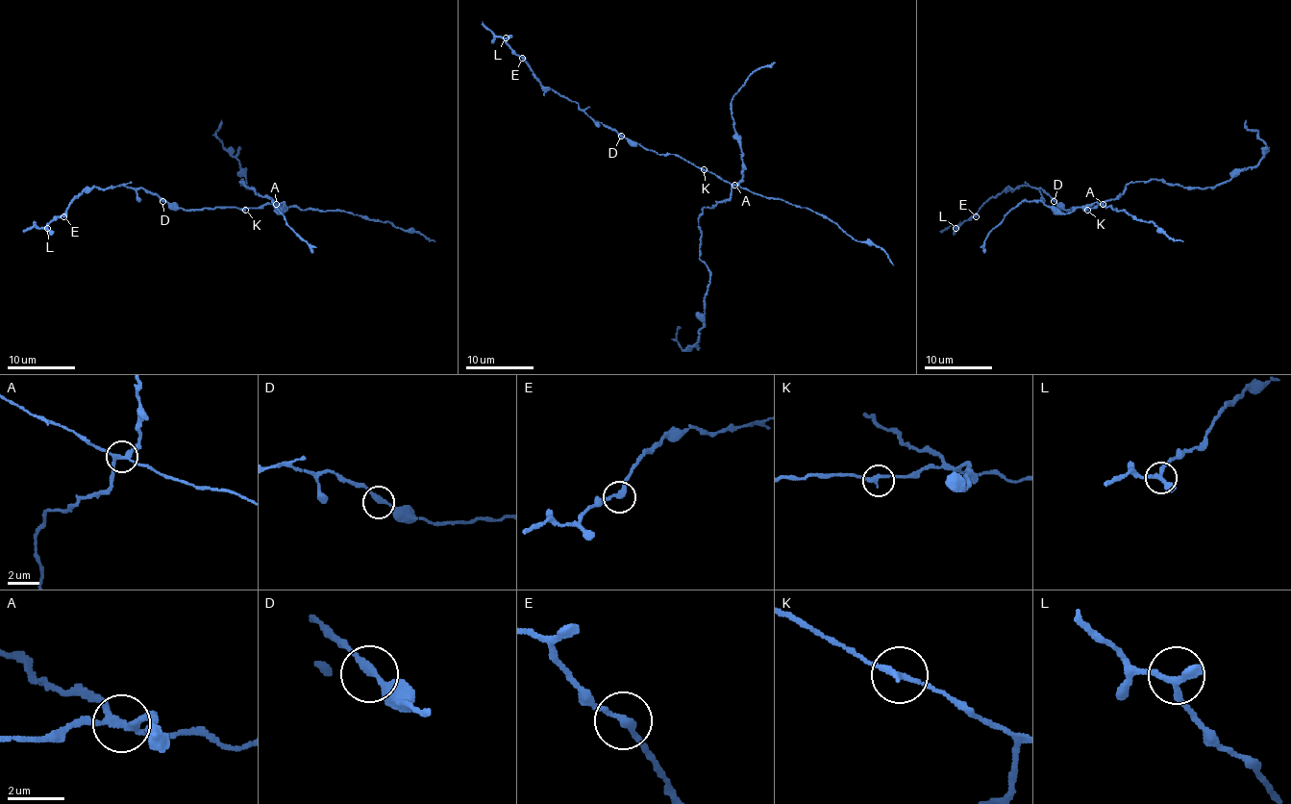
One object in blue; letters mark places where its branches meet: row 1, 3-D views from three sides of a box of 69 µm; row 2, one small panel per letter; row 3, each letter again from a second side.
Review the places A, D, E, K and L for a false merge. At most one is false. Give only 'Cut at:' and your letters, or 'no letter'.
Cut at: A

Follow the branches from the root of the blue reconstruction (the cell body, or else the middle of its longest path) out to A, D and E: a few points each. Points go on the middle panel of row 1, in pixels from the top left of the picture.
A: (702, 168), (734, 185)
D: (702, 168), (673, 154), (657, 154), (637, 144), (631, 144), (621, 136)
E: (702, 168), (673, 154), (657, 154), (631, 144), (615, 131), (594, 122), (575, 102), (544, 88), (522, 58)

